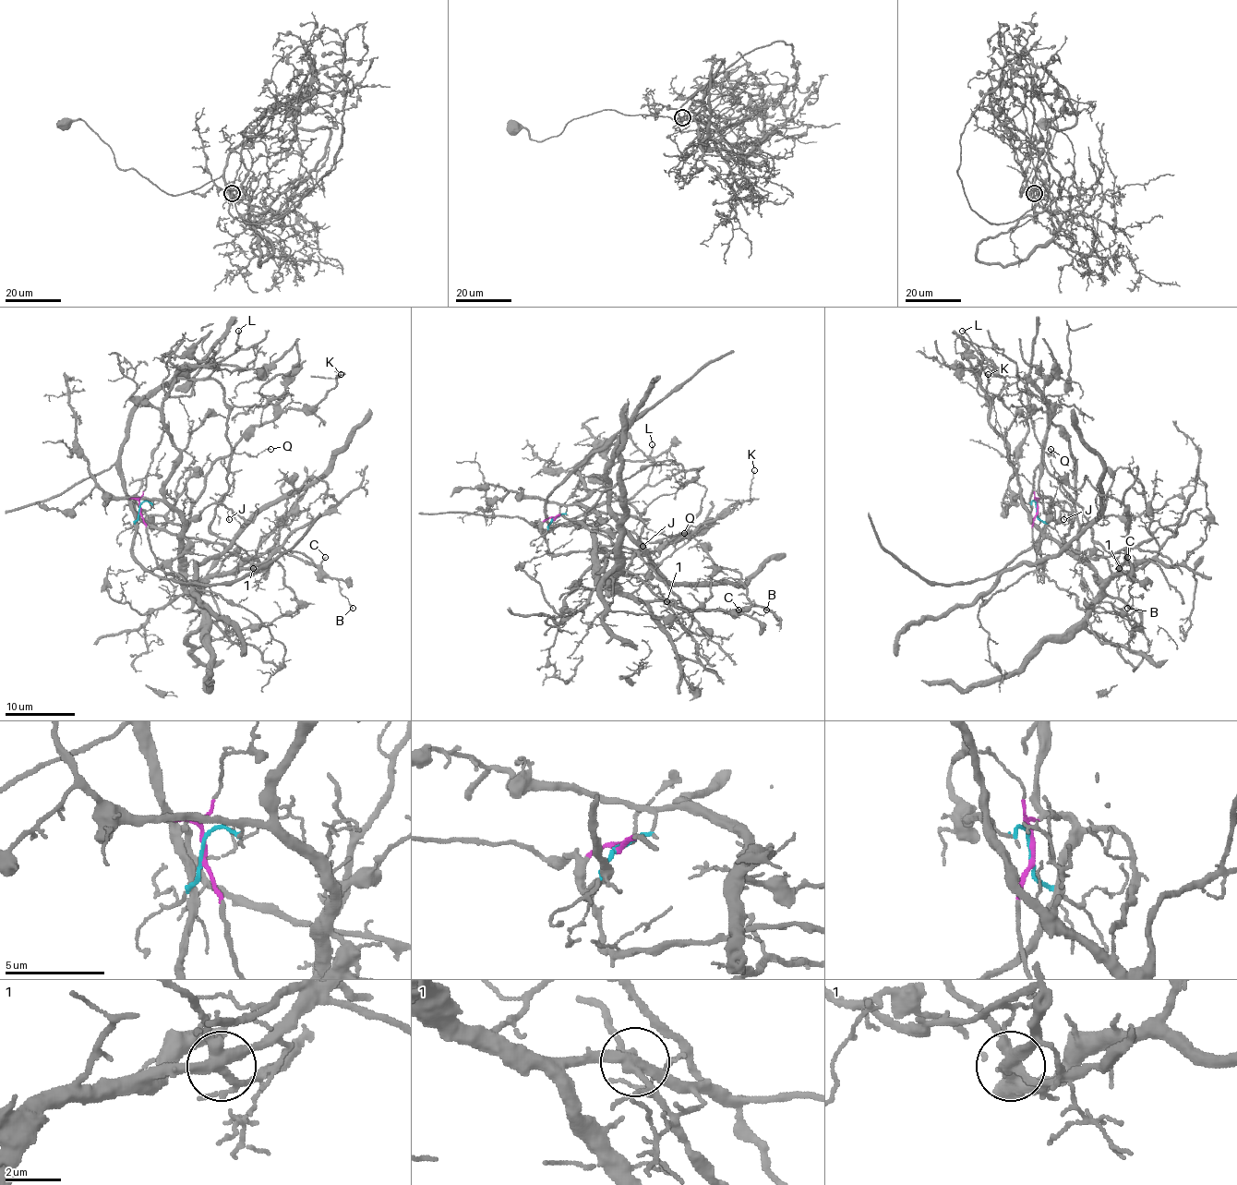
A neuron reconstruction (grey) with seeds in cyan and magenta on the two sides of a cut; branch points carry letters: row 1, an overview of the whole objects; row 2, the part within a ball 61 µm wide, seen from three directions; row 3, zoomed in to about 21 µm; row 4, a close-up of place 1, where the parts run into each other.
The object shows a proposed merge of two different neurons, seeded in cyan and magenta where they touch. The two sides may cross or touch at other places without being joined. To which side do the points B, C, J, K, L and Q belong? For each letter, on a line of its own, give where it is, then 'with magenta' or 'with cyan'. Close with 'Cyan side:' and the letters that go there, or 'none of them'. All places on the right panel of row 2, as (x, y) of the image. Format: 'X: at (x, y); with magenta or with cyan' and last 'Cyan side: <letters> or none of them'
B: at (1127, 608); with cyan
C: at (1127, 557); with cyan
J: at (1063, 519); with cyan
K: at (988, 374); with cyan
L: at (962, 331); with magenta
Q: at (1050, 449); with magenta
Cyan side: B, C, J, K

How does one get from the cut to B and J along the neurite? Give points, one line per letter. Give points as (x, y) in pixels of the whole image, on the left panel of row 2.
B: (139, 509), (164, 501), (183, 523), (183, 584), (192, 593), (208, 579), (288, 552), (333, 577), (352, 609)
J: (139, 509), (145, 501), (164, 501), (178, 514), (183, 528), (204, 509), (218, 504), (227, 509), (228, 520)

